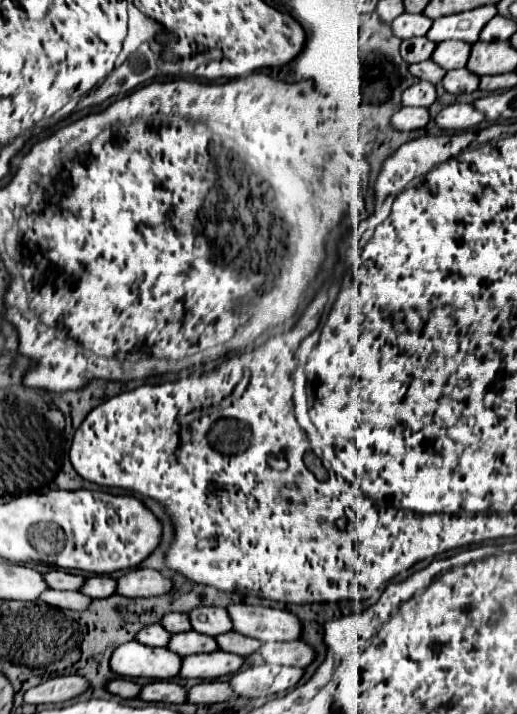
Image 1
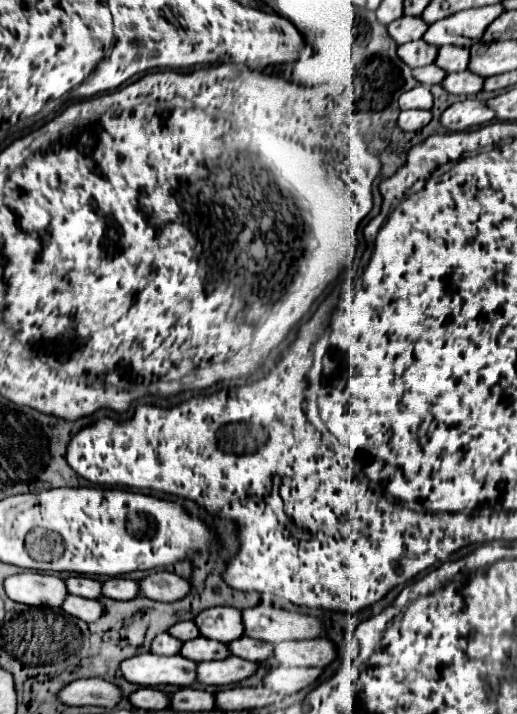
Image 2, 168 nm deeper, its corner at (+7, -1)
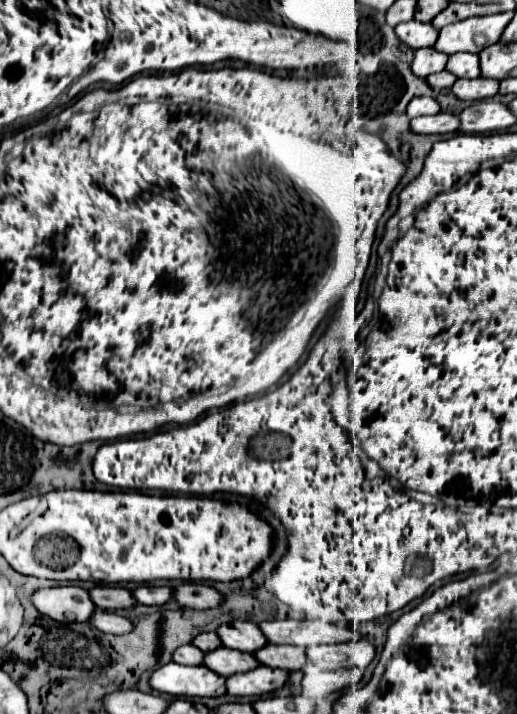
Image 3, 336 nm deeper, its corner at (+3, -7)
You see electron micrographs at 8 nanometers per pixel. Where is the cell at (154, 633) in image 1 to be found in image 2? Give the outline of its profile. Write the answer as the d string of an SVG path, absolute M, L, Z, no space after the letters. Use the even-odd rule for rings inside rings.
M160 634L152 642L152 652L154 654L174 656L174 654L180 654L180 648L182 648L182 642L176 640L172 634Z

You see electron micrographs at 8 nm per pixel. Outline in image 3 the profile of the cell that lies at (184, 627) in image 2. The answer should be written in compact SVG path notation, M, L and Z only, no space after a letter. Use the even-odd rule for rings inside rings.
M202 632L202 634L198 634L198 636L192 640L192 644L194 644L196 648L200 648L202 652L210 652L210 650L216 650L218 646L222 646L222 644L220 644L220 638L216 638L214 632Z

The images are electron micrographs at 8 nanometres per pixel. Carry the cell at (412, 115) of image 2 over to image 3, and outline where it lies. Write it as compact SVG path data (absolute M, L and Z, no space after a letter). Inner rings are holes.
M436 114L436 116L420 116L410 120L410 128L416 134L446 134L458 130L458 118L452 114Z

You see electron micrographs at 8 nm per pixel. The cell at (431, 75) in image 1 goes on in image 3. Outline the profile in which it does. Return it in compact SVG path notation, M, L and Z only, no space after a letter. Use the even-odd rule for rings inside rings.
M442 70L442 72L438 72L438 74L428 76L426 82L428 82L434 90L444 90L444 88L450 88L450 86L456 82L456 76L450 74L450 72L446 72L446 70Z

